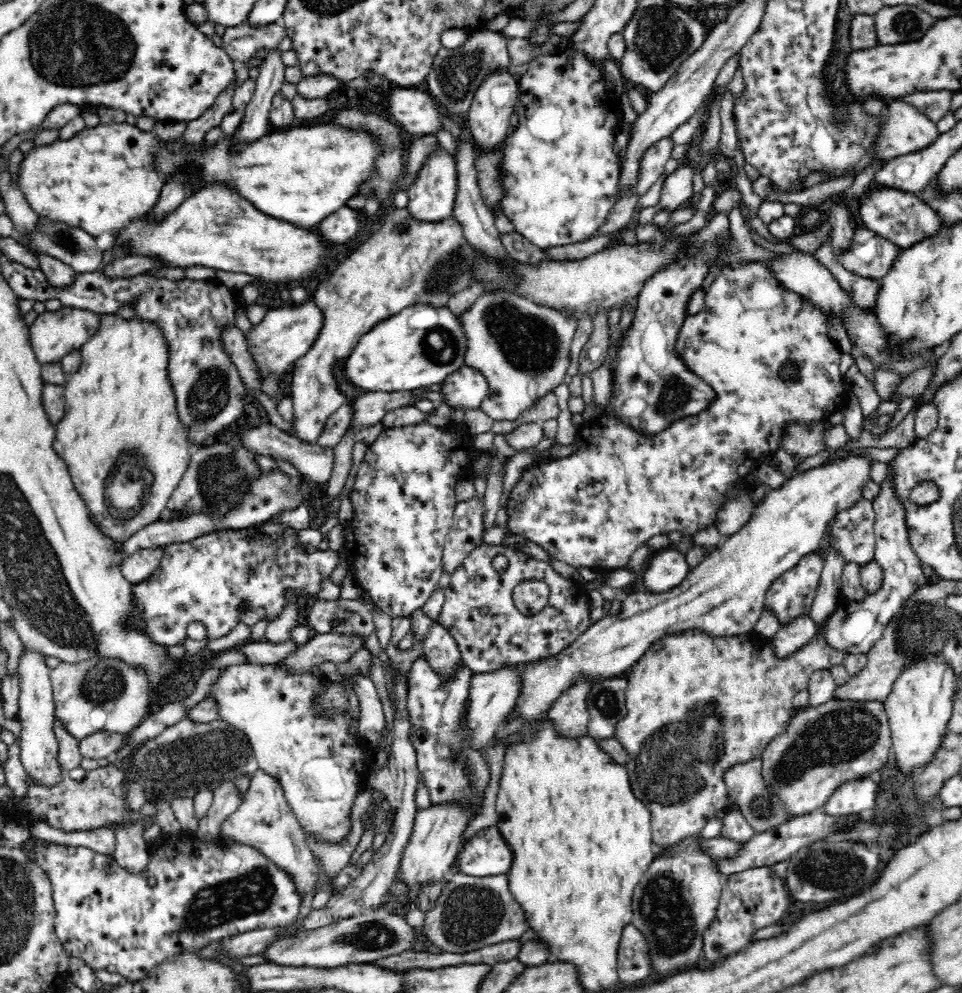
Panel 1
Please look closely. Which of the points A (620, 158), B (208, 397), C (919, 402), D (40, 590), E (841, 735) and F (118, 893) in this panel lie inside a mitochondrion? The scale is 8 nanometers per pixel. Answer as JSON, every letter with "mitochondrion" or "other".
{"A":"other","B":"mitochondrion","C":"other","D":"mitochondrion","E":"mitochondrion","F":"other"}

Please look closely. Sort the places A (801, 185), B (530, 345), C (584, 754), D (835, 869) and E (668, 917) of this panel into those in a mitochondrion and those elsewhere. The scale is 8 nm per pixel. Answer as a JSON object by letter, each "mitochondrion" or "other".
{"A":"other","B":"mitochondrion","C":"other","D":"mitochondrion","E":"mitochondrion"}

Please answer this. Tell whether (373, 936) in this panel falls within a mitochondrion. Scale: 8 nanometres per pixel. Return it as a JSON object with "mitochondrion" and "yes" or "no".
{"mitochondrion":"yes"}

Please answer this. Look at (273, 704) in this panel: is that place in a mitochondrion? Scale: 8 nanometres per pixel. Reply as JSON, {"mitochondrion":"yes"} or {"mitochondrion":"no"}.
{"mitochondrion":"no"}

